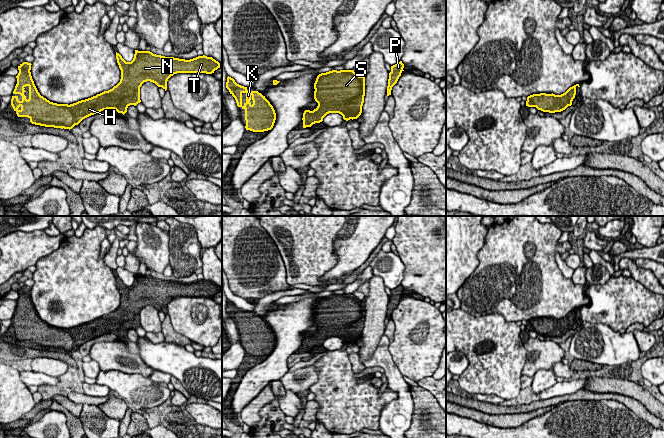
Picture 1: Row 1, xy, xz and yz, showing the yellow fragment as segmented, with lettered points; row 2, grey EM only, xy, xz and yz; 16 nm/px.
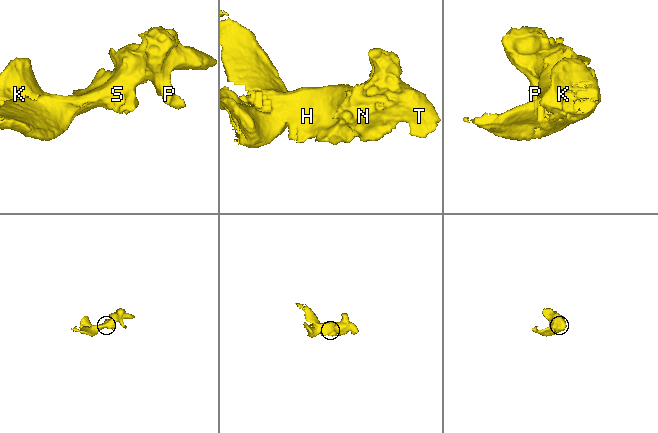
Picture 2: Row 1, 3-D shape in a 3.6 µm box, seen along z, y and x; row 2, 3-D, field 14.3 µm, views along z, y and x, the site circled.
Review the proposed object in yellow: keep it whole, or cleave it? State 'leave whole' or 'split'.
leave whole

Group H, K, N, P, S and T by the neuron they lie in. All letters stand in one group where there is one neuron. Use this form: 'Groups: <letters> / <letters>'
Groups: H K N P S T

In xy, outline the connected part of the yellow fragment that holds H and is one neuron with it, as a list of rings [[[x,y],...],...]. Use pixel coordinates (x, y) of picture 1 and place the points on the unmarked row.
[[[135,274],[134,282],[131,286],[126,286],[122,280],[116,276],[116,283],[121,294],[120,306],[108,315],[104,315],[91,322],[78,325],[73,328],[57,328],[50,326],[40,319],[31,300],[31,287],[23,286],[18,290],[19,297],[16,300],[17,308],[13,315],[11,329],[18,341],[28,341],[30,346],[35,349],[54,351],[61,353],[72,353],[83,343],[99,337],[103,334],[114,333],[123,339],[127,336],[130,329],[136,330],[141,326],[140,311],[144,306],[150,305],[158,311],[167,314],[168,303],[177,297],[206,297],[212,298],[220,292],[220,287],[212,281],[205,279],[185,284],[174,281],[165,281],[153,278],[150,275]]]

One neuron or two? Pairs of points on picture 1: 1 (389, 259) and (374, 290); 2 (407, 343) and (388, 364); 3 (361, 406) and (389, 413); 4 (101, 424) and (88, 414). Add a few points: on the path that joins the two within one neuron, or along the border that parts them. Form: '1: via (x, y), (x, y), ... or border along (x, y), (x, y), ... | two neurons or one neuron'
1: border along (373, 274), (380, 277), (385, 286) | two neurons
2: border along (389, 343), (388, 350), (392, 360), (403, 375) | two neurons
3: border along (397, 395), (382, 408), (378, 427) | two neurons
4: via (98, 424), (91, 417) | one neuron

